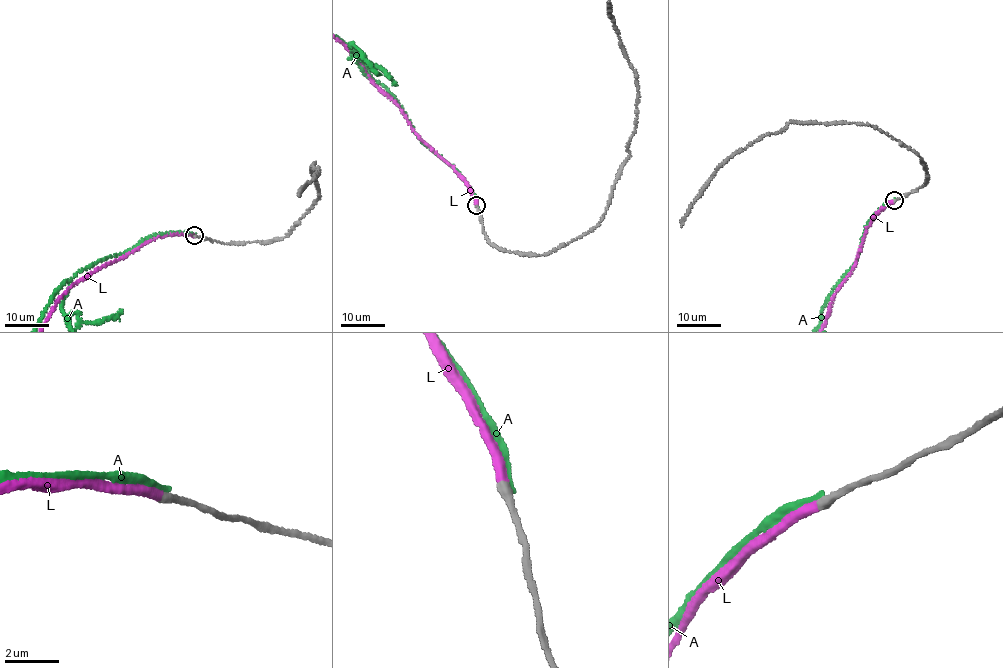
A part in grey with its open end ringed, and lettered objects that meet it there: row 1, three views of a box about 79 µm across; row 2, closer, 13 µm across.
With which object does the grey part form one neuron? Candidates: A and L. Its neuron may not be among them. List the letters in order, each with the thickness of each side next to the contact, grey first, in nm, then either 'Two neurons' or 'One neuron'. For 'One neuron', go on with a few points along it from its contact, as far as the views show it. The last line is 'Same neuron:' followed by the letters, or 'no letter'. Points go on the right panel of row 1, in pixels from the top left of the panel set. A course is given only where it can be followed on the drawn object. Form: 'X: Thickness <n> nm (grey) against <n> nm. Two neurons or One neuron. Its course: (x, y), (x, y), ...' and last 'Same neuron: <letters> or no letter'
A: Thickness 360 nm (grey) against 190 nm. Two neurons
L: Thickness 340 nm (grey) against 380 nm. One neuron
Same neuron: L

